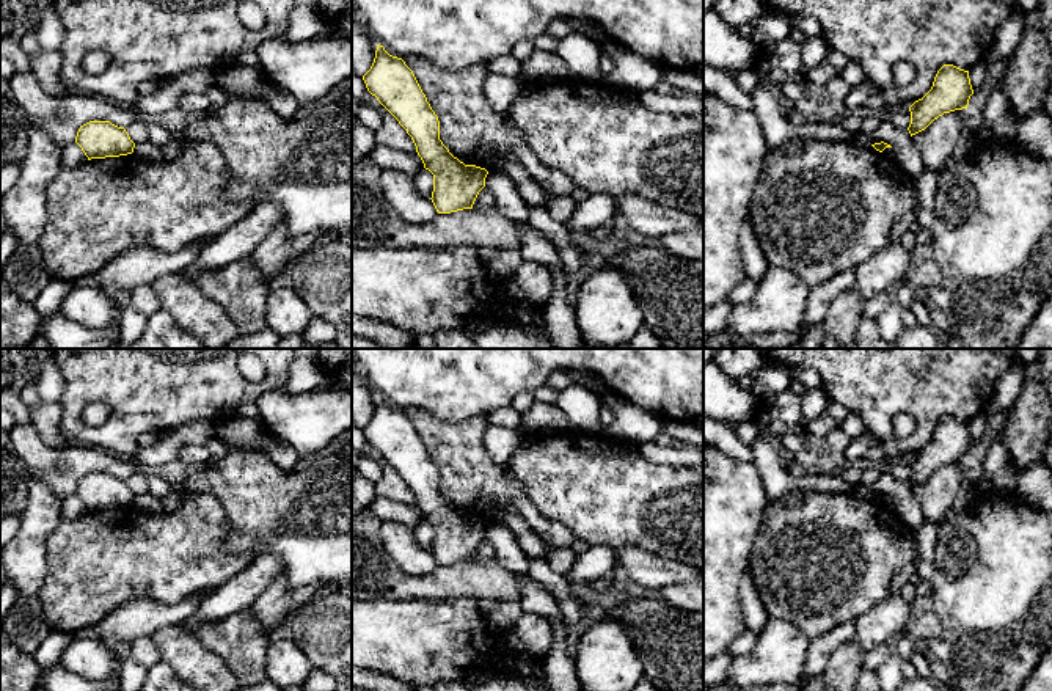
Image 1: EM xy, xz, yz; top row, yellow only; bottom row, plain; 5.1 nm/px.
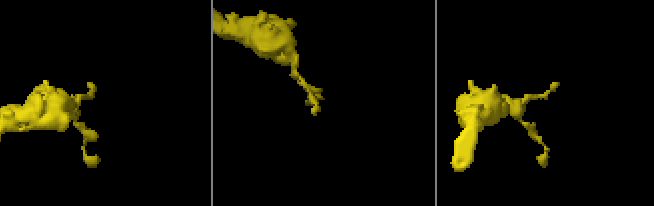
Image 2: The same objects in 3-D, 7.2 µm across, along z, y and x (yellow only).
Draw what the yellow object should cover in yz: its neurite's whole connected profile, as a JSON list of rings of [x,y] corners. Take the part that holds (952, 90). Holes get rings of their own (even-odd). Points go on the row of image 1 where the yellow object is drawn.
[[[944,64],[937,71],[931,90],[909,107],[908,130],[911,137],[925,130],[944,113],[967,108],[972,94],[969,71]]]

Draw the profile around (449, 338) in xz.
[[[440,330],[433,338],[437,349],[479,349],[463,330]]]

